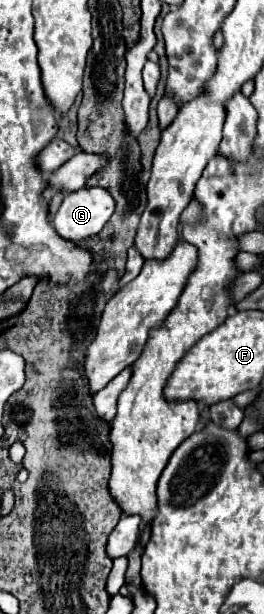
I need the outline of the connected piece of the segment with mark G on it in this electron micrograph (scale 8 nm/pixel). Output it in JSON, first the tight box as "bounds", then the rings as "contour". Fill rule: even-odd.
{"bounds":[55,186,115,242],"contour":[[[101,186],[69,192],[55,214],[55,230],[63,238],[79,242],[99,234],[113,212],[115,200]]]}

